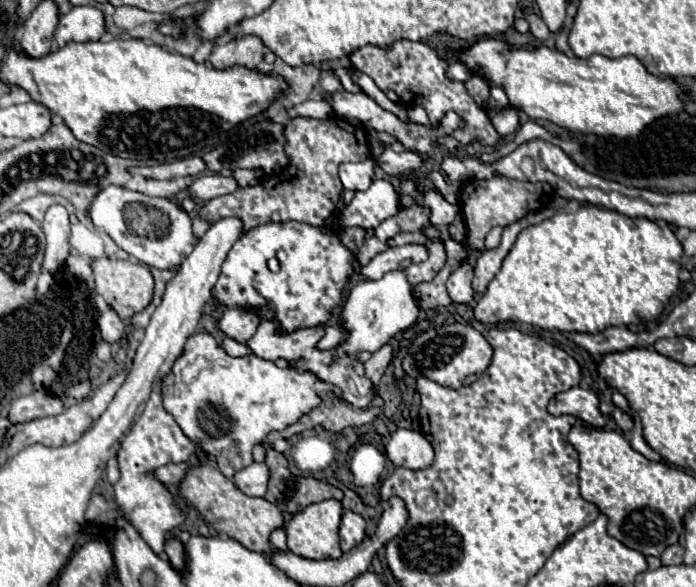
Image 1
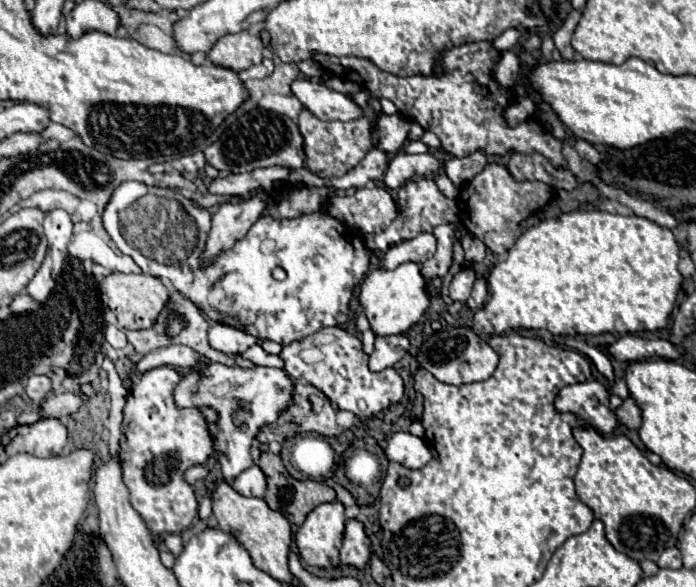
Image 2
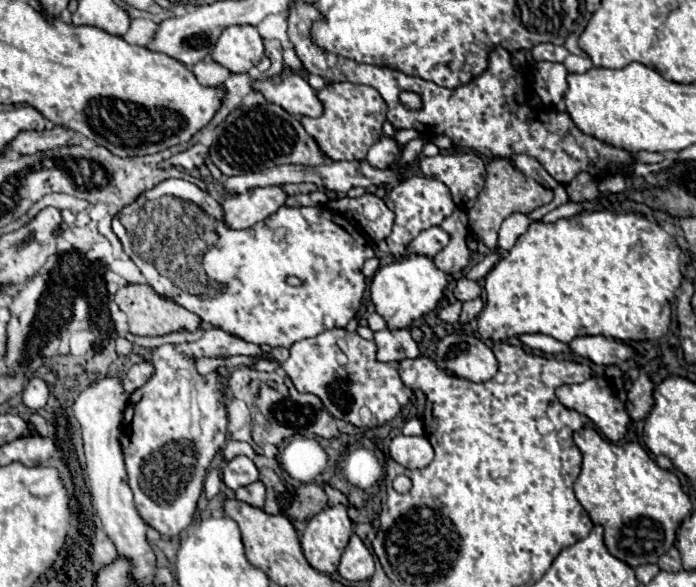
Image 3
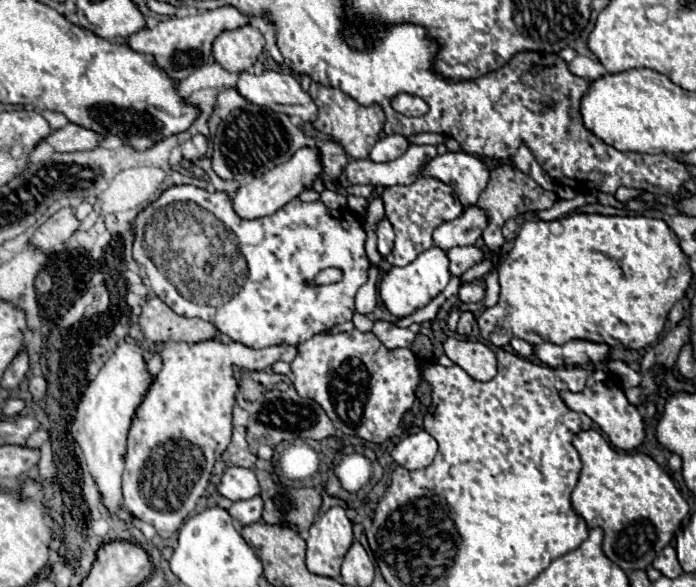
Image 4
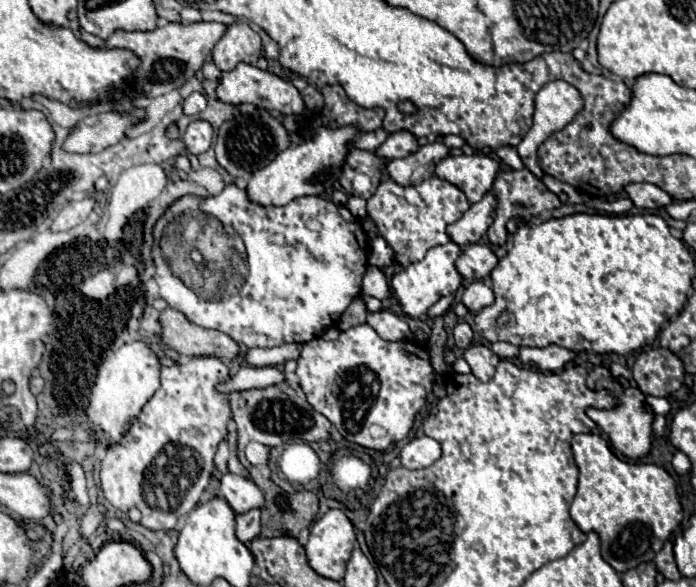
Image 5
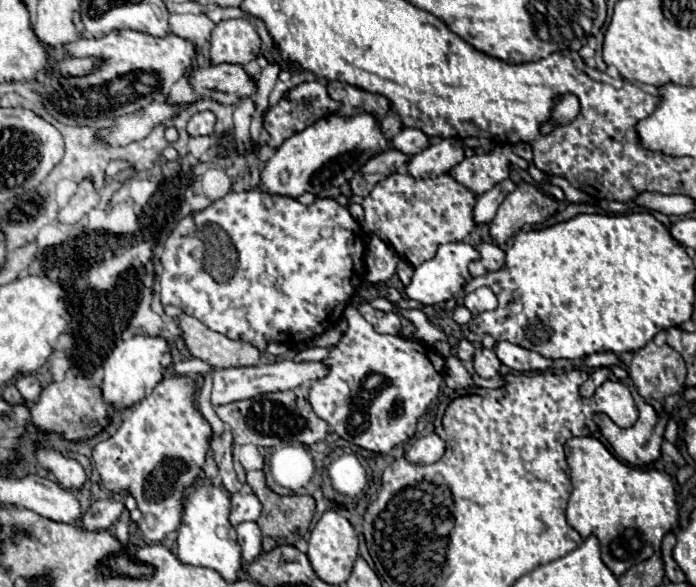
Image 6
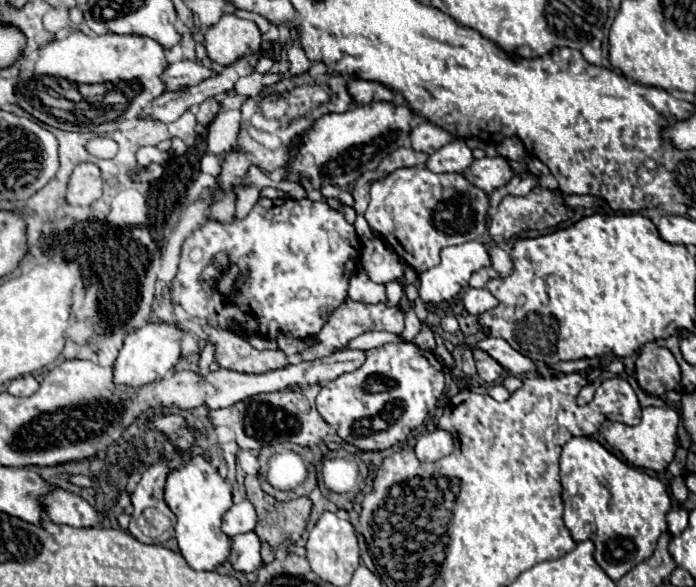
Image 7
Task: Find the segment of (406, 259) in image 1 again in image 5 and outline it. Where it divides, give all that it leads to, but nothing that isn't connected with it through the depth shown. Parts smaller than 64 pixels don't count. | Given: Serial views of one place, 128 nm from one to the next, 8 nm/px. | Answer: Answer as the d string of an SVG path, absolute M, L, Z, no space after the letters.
M486 192L484 198L468 208L468 212L452 226L448 226L448 234L452 240L460 246L464 244L474 244L482 238L482 234L488 230L488 226L494 220L494 210L496 210L496 194Z

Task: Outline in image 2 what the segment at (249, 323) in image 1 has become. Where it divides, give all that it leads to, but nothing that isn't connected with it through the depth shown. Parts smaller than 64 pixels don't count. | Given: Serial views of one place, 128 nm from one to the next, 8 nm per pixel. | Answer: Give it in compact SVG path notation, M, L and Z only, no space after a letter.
M214 324L208 330L208 342L214 350L220 350L226 354L240 354L240 352L246 352L248 346L254 346L256 338L226 324Z

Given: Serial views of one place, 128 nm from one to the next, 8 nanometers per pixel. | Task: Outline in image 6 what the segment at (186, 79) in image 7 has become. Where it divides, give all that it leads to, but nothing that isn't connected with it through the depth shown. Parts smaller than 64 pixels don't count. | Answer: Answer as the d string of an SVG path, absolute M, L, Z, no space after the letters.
M212 64L208 68L192 66L188 84L192 92L212 96L220 104L236 104L256 92L256 82L236 64Z

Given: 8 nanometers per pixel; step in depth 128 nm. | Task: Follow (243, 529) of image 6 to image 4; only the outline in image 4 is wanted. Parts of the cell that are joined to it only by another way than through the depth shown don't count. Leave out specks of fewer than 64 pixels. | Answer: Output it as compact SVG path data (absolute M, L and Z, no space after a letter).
M256 496L252 500L238 500L232 504L232 508L228 512L238 528L244 528L248 524L256 524L262 518L262 498Z

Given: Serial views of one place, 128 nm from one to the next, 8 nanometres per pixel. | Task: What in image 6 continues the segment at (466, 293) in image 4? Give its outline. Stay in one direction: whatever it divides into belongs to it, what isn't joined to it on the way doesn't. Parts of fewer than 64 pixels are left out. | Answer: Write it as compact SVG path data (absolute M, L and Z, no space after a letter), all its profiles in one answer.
M478 288L474 292L470 292L466 298L464 298L464 306L476 316L480 312L486 312L486 310L494 310L498 306L496 302L496 296L490 288Z

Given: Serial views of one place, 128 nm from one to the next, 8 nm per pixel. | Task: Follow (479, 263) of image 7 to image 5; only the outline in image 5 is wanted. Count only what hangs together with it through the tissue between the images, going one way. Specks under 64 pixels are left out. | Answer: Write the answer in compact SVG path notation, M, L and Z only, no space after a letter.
M448 242L444 246L436 246L430 248L428 254L424 256L424 260L410 264L406 268L402 268L394 278L392 278L392 290L402 306L402 310L408 316L422 316L426 314L442 296L450 296L456 294L458 288L462 286L462 276L456 270L456 260L460 258L462 248L454 242Z

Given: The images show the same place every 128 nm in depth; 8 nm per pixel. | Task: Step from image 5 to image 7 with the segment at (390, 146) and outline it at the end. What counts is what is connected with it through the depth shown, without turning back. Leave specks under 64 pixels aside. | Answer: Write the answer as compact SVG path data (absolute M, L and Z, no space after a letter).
M432 122L420 124L420 126L416 126L410 132L412 148L414 150L422 150L422 152L428 152L428 154L432 154L434 150L440 150L444 144L450 144L456 138L458 138L456 134L440 128L438 124L432 124Z

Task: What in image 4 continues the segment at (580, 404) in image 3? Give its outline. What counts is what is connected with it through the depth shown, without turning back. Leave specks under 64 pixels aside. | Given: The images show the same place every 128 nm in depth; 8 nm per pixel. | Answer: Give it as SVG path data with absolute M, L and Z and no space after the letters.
M596 370L594 374L588 376L586 388L582 392L578 392L578 394L562 392L562 400L566 402L566 406L570 410L574 410L574 412L582 410L586 416L590 416L616 448L620 448L624 452L632 452L644 442L646 432L644 432L644 418L642 418L640 410L628 402L628 398L624 396L624 390L618 384L608 382L606 372Z

